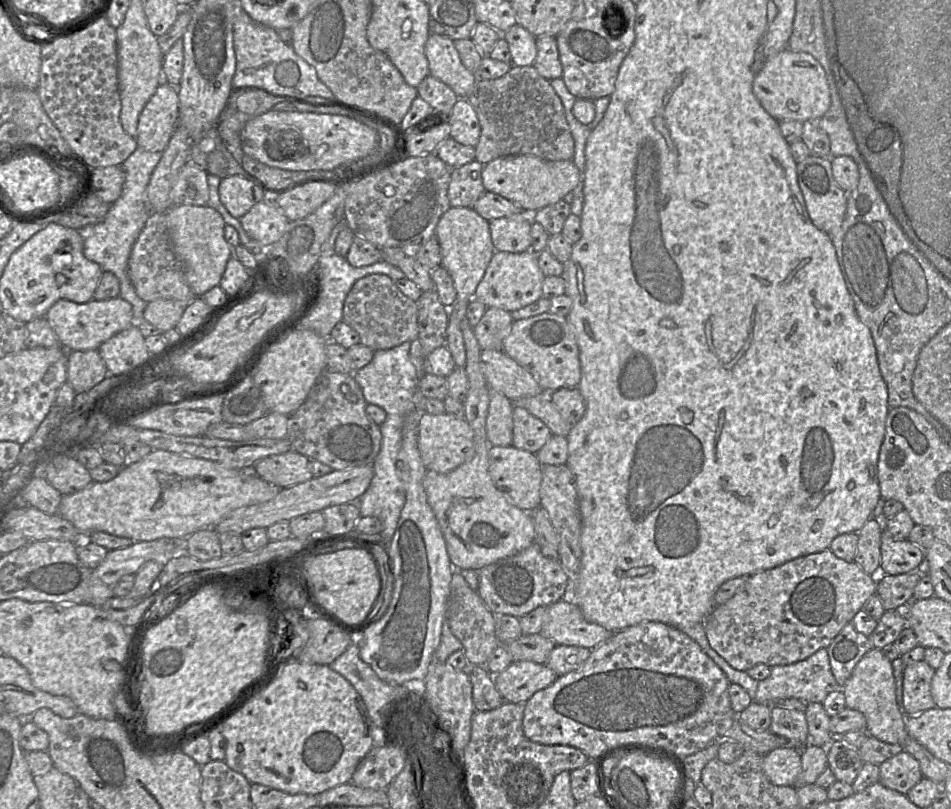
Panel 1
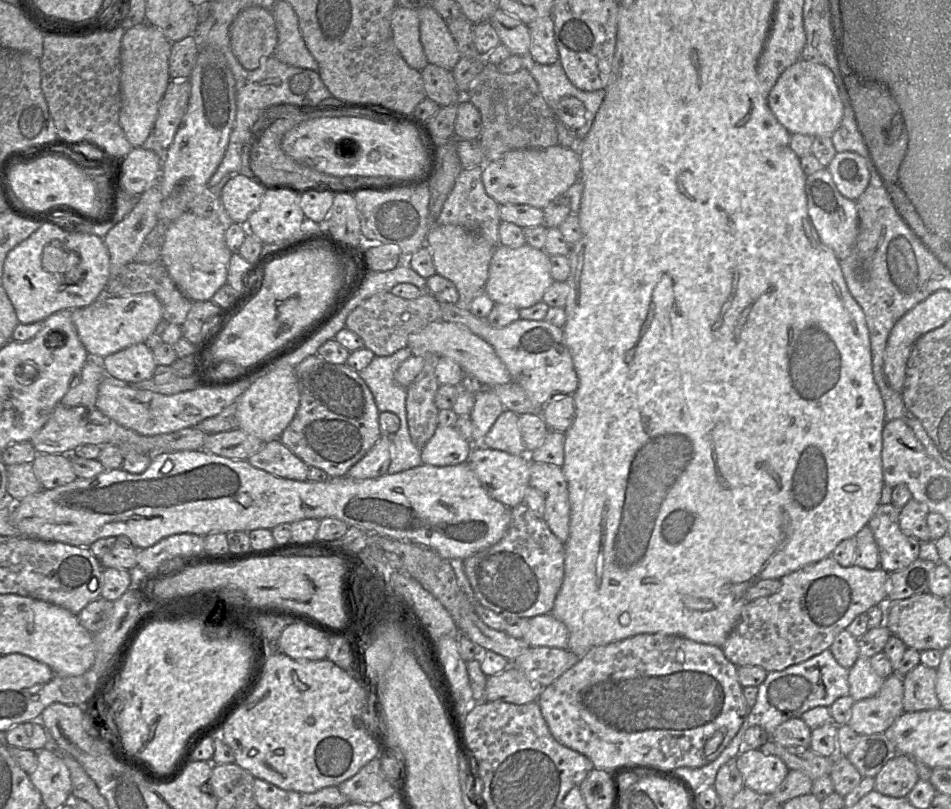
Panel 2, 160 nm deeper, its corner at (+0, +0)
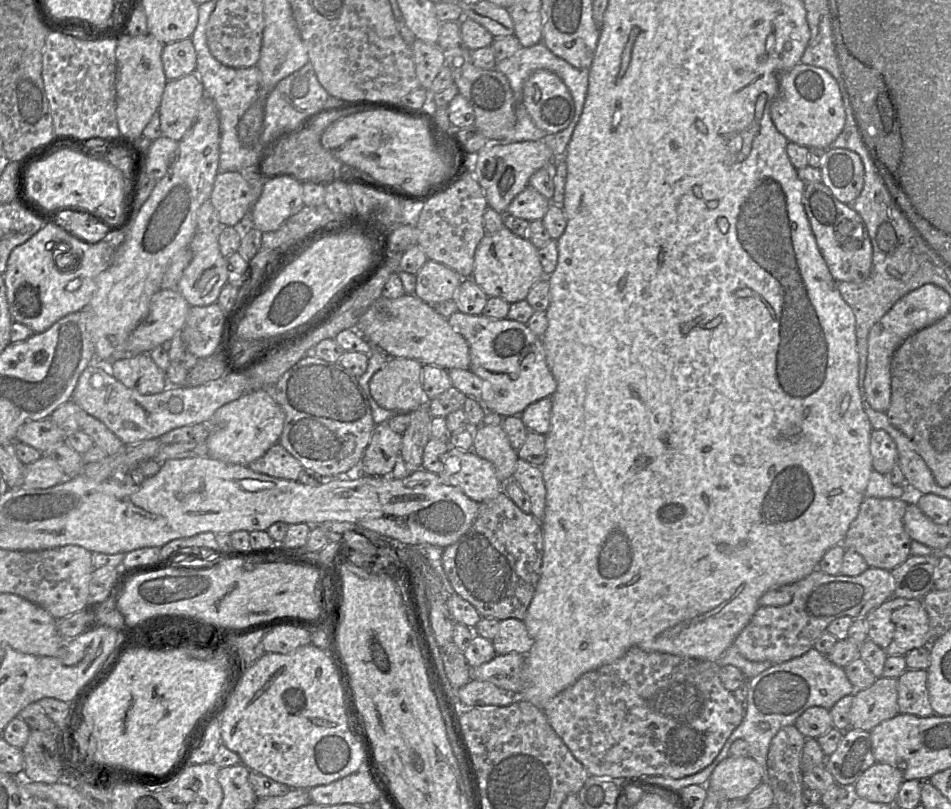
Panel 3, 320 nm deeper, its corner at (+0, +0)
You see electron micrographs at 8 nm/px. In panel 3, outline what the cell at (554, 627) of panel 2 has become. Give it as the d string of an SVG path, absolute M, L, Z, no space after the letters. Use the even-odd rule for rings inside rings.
M507 618L499 620L499 622L499 631L492 640L496 654L504 655L516 652L526 655L533 645L533 639L523 620Z

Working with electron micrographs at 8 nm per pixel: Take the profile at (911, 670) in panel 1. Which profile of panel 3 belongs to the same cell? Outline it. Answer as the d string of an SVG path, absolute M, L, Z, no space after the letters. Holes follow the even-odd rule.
M906 669L898 678L898 711L927 717L934 714L929 701L927 670Z

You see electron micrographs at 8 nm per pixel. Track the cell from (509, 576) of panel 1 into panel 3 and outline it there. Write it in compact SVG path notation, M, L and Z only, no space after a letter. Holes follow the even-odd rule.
M502 490L500 494L488 501L478 503L478 512L470 528L453 544L445 547L442 554L442 566L454 591L463 599L472 604L480 614L481 618L495 618L505 620L515 618L523 620L526 616L528 606L533 598L537 583L541 575L543 557L543 532L541 523L531 514L524 513Z

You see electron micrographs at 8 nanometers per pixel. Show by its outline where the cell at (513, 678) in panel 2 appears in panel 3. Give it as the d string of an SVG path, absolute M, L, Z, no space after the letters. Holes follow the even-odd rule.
M471 680L457 690L460 702L466 706L508 706L518 697L488 681Z

